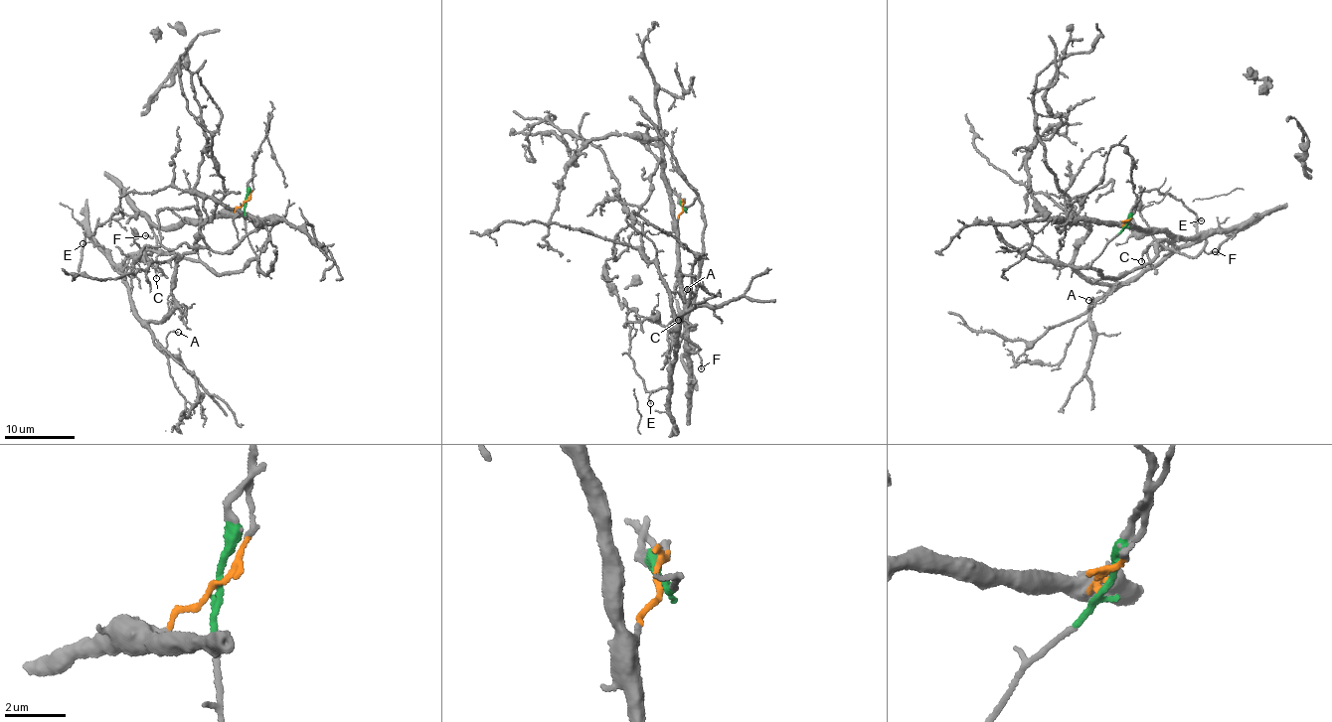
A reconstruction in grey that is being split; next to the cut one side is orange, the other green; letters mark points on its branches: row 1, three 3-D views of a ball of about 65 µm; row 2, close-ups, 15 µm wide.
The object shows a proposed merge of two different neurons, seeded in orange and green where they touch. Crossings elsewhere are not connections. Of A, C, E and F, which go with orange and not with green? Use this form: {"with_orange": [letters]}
{"with_orange": ["F"]}

